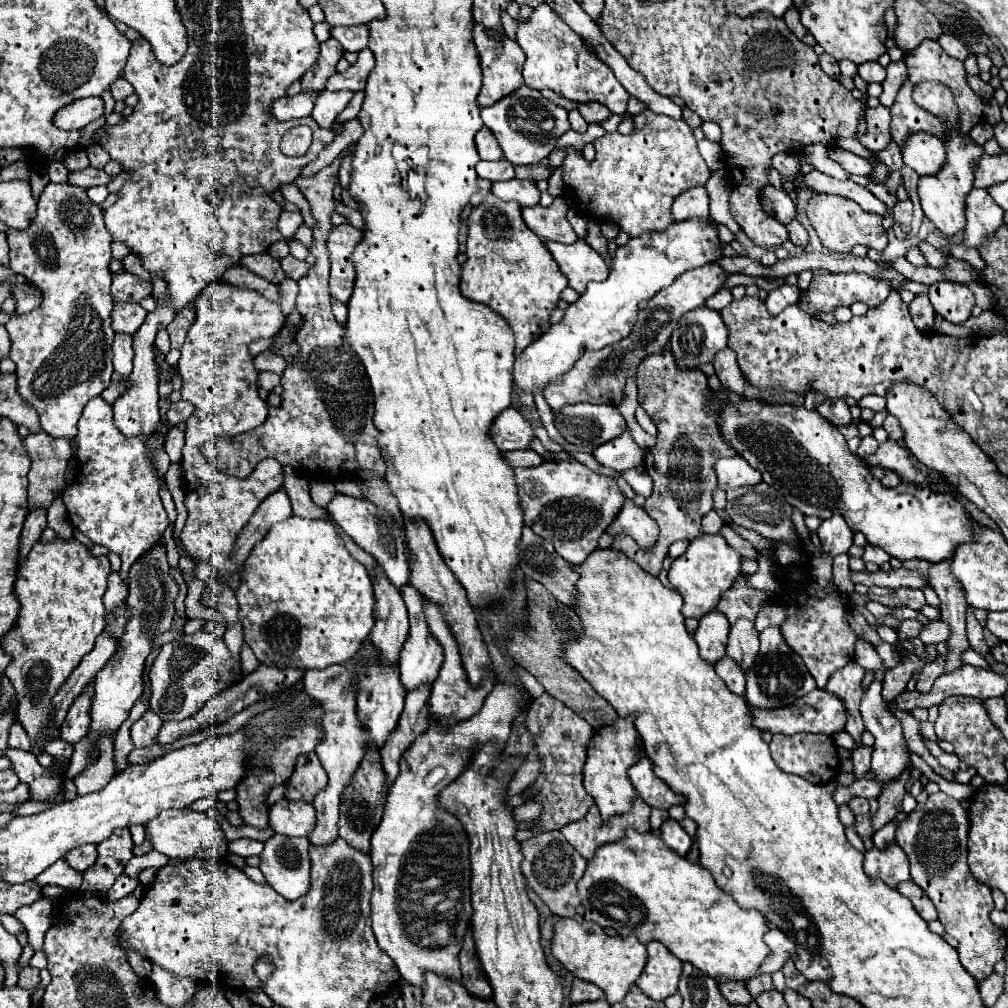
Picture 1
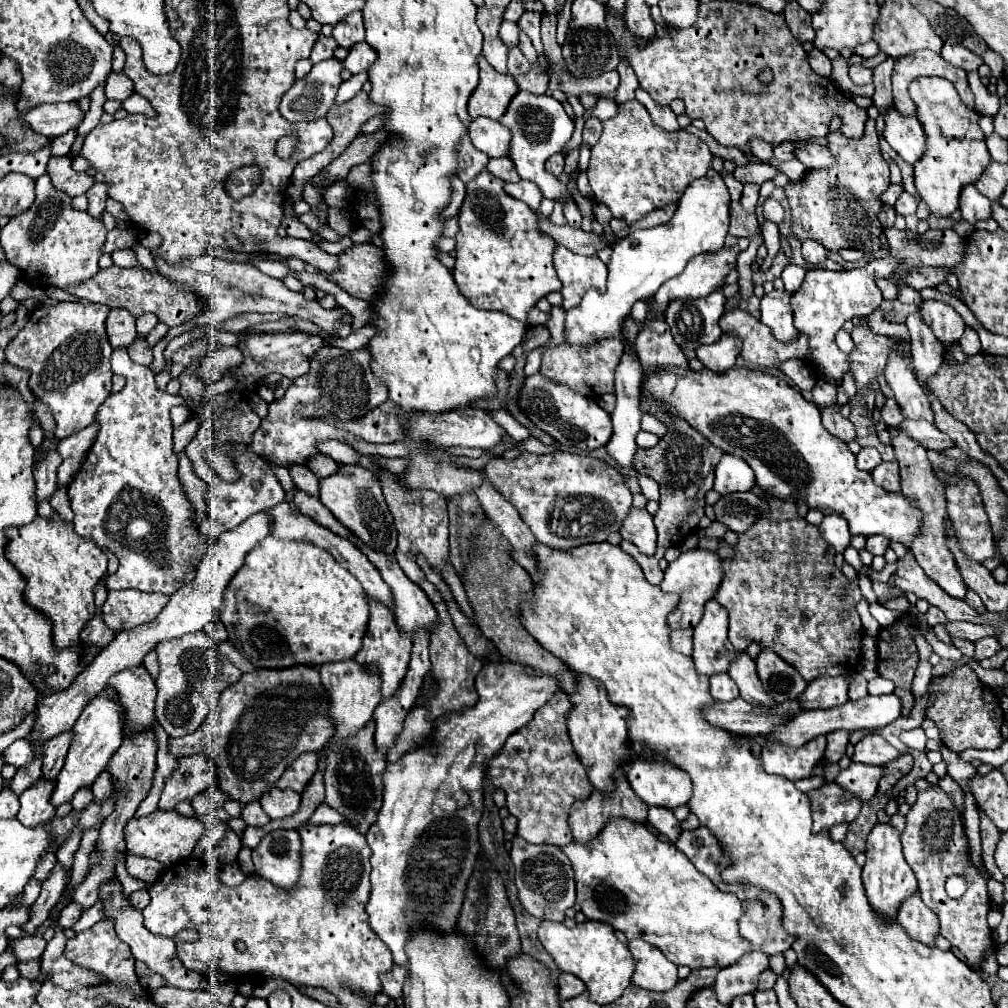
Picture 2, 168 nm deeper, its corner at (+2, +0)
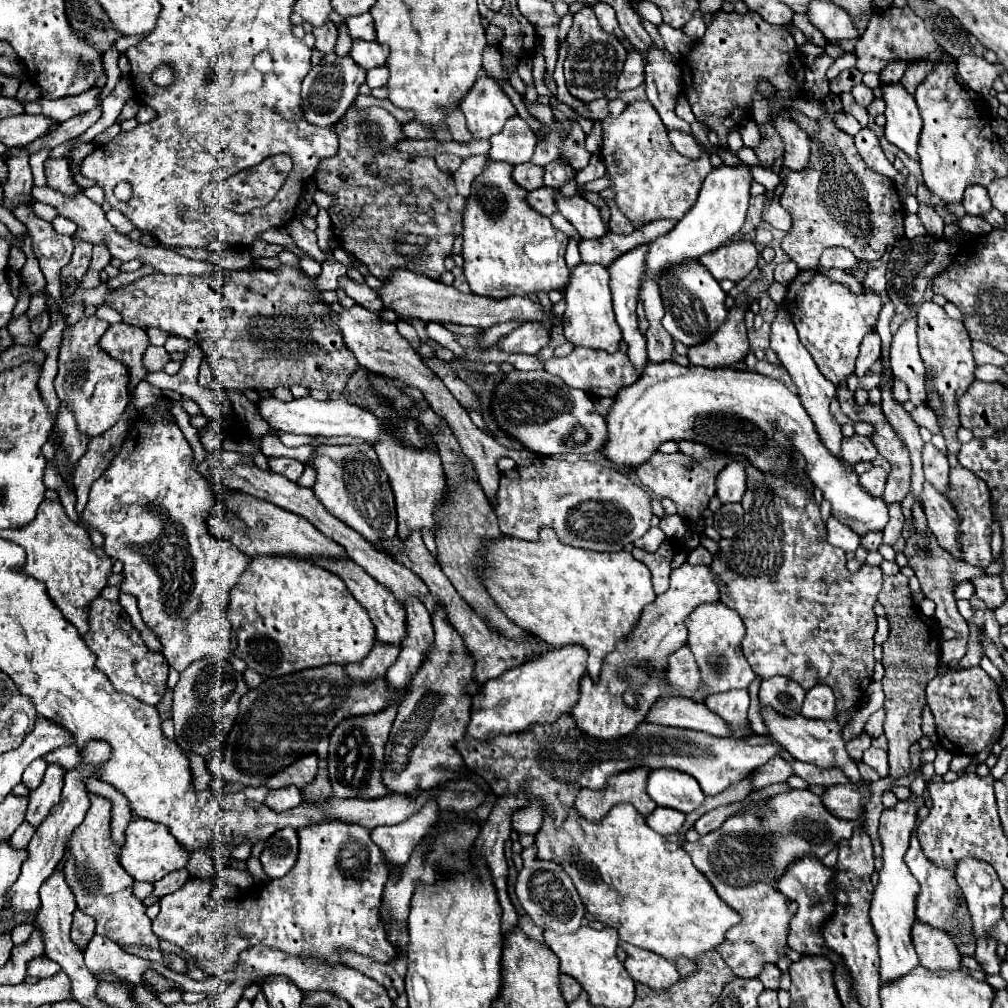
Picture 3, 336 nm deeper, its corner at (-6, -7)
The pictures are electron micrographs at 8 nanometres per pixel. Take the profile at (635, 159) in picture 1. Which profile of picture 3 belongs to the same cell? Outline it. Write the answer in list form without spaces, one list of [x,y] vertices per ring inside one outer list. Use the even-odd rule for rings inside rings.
[[[633,101],[627,105],[627,109],[619,117],[605,117],[603,119],[603,147],[601,157],[607,167],[607,177],[613,181],[613,191],[617,193],[615,203],[621,209],[621,213],[639,229],[643,223],[655,221],[655,219],[681,219],[695,203],[699,189],[713,169],[709,163],[709,155],[705,153],[699,161],[689,161],[687,157],[679,155],[669,137],[667,129],[659,117],[659,113],[649,105],[649,101]]]

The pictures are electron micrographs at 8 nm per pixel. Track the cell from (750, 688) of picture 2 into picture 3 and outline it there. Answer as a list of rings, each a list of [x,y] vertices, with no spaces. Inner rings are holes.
[[[763,709],[761,711],[763,721],[771,733],[771,737],[775,741],[779,741],[795,759],[823,767],[823,769],[831,769],[837,767],[841,769],[851,781],[861,781],[857,763],[847,755],[845,751],[845,741],[841,737],[843,727],[837,721],[815,721],[815,719],[805,719],[803,715],[797,717],[781,717],[779,713],[773,713],[771,709]]]

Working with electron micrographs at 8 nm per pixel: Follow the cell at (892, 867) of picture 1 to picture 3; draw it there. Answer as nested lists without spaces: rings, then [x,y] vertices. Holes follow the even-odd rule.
[[[911,795],[907,801],[897,801],[895,807],[883,809],[879,835],[883,843],[883,869],[879,873],[879,885],[875,887],[871,901],[871,923],[879,937],[879,955],[881,955],[881,983],[893,983],[899,977],[913,971],[919,965],[917,953],[911,943],[911,927],[915,923],[915,897],[919,891],[917,879],[911,875],[909,867],[903,861],[903,855],[909,847],[909,837],[917,821],[917,811],[925,805],[923,797]]]

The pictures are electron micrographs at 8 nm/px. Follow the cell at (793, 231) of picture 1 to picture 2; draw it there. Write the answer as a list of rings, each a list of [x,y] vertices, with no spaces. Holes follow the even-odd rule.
[[[807,238],[803,242],[803,256],[807,258],[807,262],[819,264],[819,262],[823,262],[827,258],[827,250],[819,242],[813,242],[813,240]]]

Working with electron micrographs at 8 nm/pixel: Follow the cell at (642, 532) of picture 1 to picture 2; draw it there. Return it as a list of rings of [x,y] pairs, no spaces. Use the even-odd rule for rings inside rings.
[[[631,508],[623,526],[619,528],[623,540],[633,542],[641,554],[653,556],[657,548],[657,530],[653,524],[653,516],[645,508]]]

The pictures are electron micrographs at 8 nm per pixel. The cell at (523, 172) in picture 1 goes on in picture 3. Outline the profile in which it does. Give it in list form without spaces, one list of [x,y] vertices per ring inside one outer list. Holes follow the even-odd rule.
[[[560,160],[551,162],[544,168],[544,185],[552,188],[562,188],[575,177],[572,167],[562,164]]]

